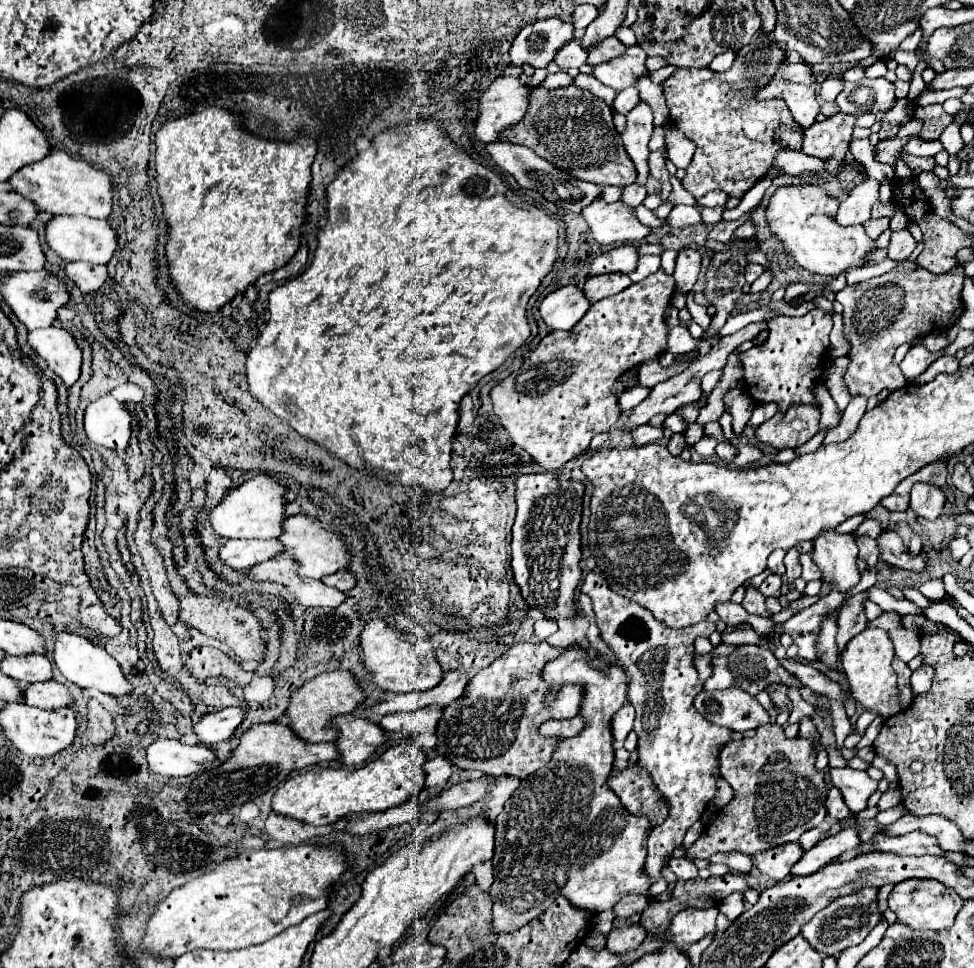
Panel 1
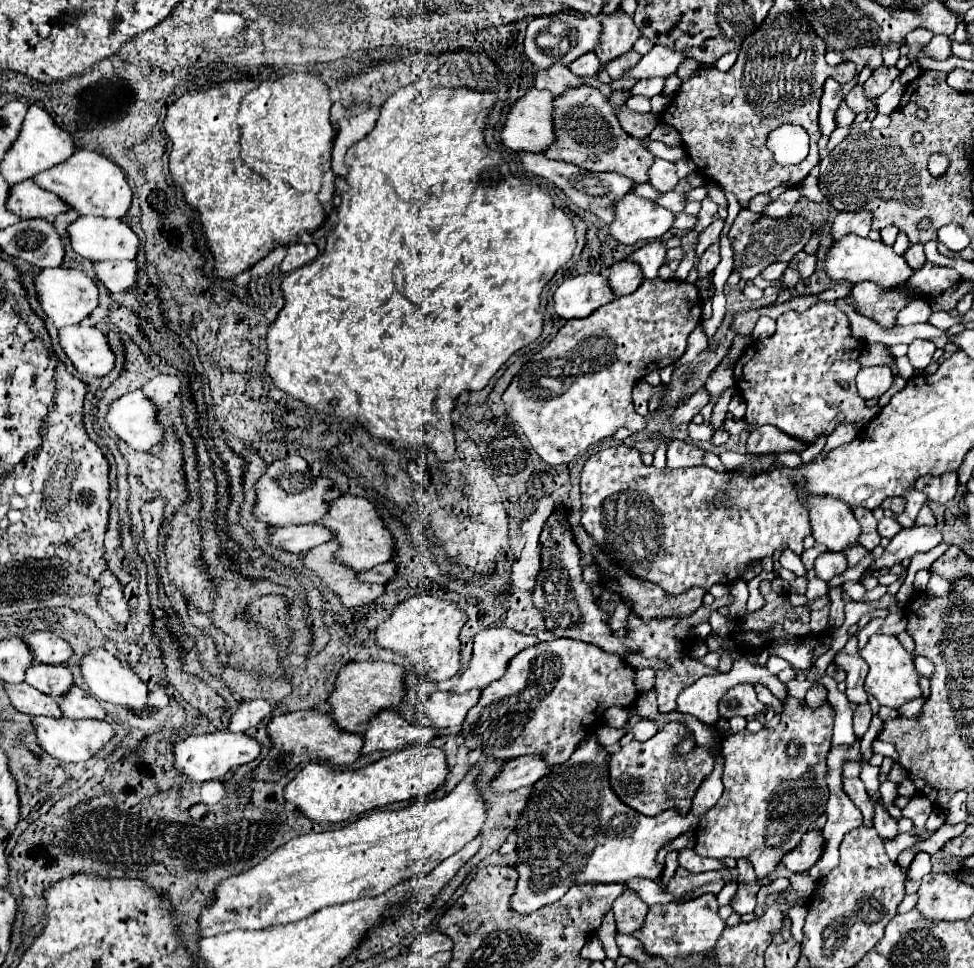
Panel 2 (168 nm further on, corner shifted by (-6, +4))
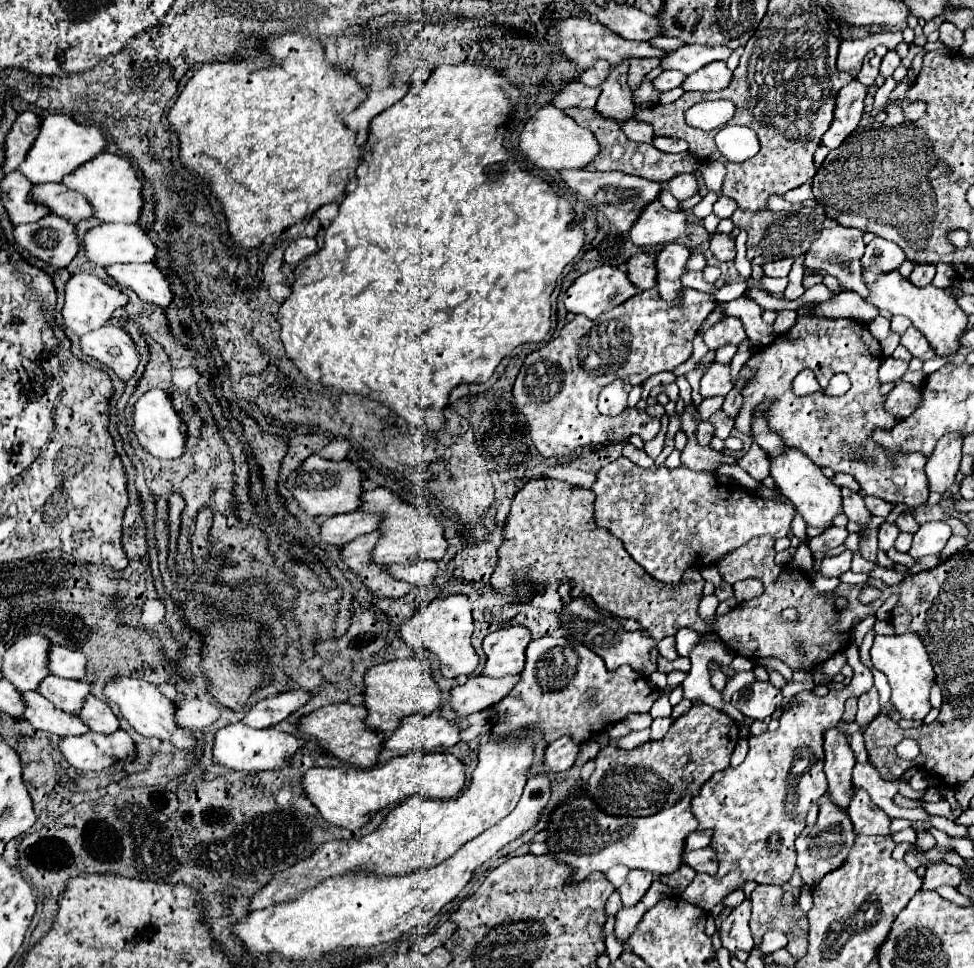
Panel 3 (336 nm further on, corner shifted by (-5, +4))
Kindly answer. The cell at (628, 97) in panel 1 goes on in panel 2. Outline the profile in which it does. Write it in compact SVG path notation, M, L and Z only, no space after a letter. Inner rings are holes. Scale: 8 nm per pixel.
M648 78L648 80L640 80L634 88L632 88L632 94L642 94L642 96L656 96L656 94L662 94L662 88L664 88L664 78Z

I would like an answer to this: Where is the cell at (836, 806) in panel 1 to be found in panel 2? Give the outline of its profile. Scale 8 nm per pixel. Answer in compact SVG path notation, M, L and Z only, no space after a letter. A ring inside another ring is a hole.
M844 778L844 792L852 798L856 808L864 816L864 824L870 828L872 820L874 820L874 810L872 810L872 802L864 790L864 782L860 778Z

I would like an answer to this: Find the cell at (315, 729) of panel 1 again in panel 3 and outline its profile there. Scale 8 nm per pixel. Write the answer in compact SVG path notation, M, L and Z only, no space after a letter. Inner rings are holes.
M405 658L375 664L365 670L363 678L363 706L367 708L365 726L369 730L391 734L399 726L399 718L411 714L431 714L441 706L439 688L431 678L429 662L423 658Z

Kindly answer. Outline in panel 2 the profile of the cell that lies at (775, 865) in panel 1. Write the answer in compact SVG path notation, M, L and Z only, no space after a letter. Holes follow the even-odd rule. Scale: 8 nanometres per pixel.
M808 830L802 844L798 844L790 854L782 858L782 864L792 872L806 872L820 860L820 850L824 850L824 836L820 830Z

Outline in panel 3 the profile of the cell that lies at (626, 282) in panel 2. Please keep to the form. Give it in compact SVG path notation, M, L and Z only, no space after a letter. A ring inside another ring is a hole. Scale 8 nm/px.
M639 252L627 260L627 276L637 290L649 290L655 286L655 262L653 256Z

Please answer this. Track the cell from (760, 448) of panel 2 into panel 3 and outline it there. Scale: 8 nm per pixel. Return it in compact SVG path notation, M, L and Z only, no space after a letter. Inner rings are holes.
M753 444L753 446L749 448L749 452L745 452L743 458L737 460L737 464L739 464L745 472L749 472L757 482L761 482L763 478L769 476L771 456L769 456L765 450L761 450L759 444Z

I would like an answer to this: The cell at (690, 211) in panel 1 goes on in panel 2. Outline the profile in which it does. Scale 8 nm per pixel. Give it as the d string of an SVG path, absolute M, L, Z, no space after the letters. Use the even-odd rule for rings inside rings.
M710 198L702 200L702 210L698 214L698 224L696 224L696 232L702 232L706 226L710 226L714 220L718 218L718 206L716 202L712 202Z

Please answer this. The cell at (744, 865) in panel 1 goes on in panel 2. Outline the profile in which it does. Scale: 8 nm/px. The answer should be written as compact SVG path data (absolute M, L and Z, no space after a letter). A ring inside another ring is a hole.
M738 860L738 872L744 874L744 882L738 882L738 890L734 894L734 898L730 900L730 906L734 908L736 914L748 914L754 910L756 906L756 894L760 890L758 882L756 882L756 874L752 870L752 864L746 860Z

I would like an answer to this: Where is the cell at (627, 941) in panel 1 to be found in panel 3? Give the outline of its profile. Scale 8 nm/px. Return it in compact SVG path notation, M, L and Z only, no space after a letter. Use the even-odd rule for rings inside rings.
M631 870L625 884L619 888L621 894L621 902L623 906L635 906L643 894L649 890L653 882L653 874L645 872L645 870Z

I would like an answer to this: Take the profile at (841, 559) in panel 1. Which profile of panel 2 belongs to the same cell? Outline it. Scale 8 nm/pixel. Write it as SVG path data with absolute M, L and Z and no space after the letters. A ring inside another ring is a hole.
M800 486L800 500L810 514L812 536L816 542L826 544L832 552L842 552L846 546L858 542L860 524L856 522L852 510L844 506L844 502L838 498L818 498L804 494L804 486Z

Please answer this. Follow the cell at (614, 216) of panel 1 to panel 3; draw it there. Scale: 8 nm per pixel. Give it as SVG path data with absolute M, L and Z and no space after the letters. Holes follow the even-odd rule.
M655 200L649 202L637 216L629 230L629 240L635 246L669 244L685 234L685 222L687 218L683 212L671 212L663 208L659 200Z

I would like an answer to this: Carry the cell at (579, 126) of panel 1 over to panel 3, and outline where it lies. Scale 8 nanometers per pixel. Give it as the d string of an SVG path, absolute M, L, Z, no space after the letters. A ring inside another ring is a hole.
M567 108L565 110L579 126L589 128L595 134L595 140L599 142L601 150L599 154L585 166L587 170L619 170L625 174L633 174L633 176L641 176L653 182L667 182L671 180L675 174L683 174L683 172L695 172L699 168L699 160L689 154L689 152L681 152L681 154L665 154L661 150L657 150L651 144L641 144L641 142L633 142L629 140L621 126L607 116L601 116L595 108Z

